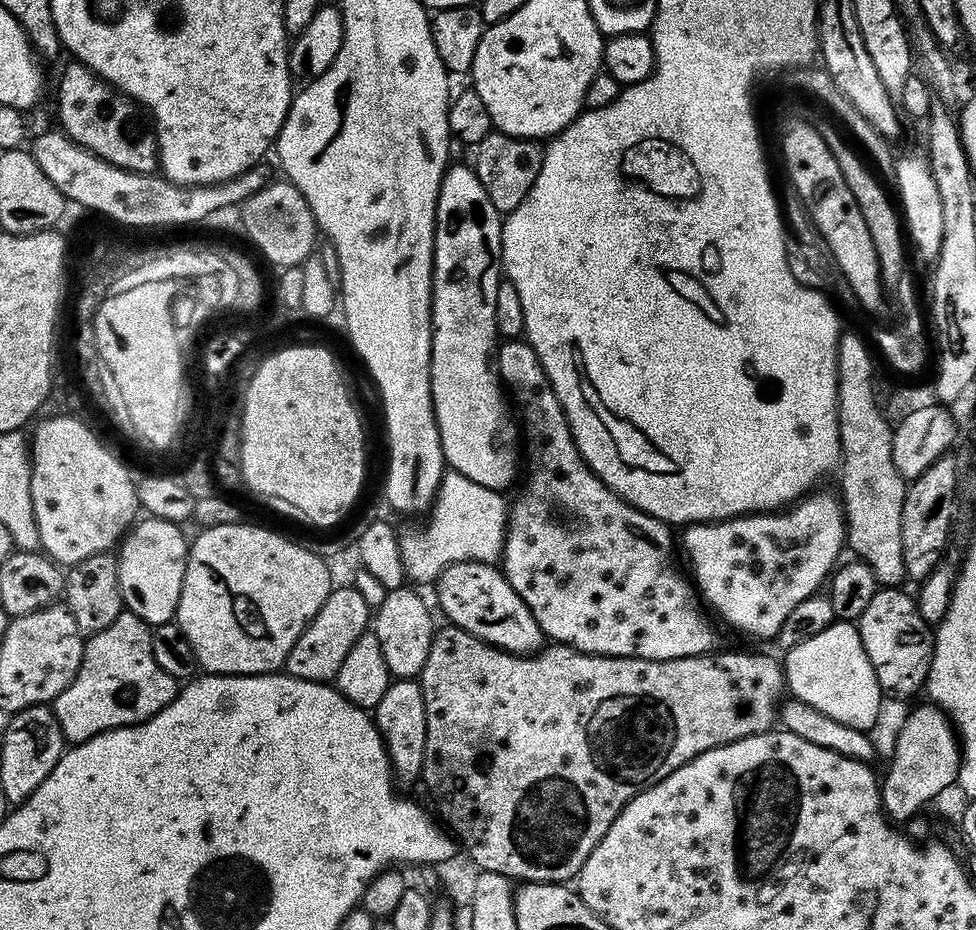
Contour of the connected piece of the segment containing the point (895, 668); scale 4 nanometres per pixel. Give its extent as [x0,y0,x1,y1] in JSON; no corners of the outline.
[858,586,933,698]

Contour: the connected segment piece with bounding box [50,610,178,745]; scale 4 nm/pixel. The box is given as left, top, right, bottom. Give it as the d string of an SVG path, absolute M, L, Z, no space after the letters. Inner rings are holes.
M125 610L106 630L98 630L98 634L85 639L82 662L74 682L50 705L69 745L86 742L111 728L140 724L158 714L158 710L176 697L178 682L158 666L154 646L150 646L151 637L152 628L148 623Z

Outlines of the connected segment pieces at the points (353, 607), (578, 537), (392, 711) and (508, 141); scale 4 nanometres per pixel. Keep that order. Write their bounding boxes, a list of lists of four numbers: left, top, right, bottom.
[[284,587,370,684],[496,339,717,660],[374,679,426,785],[470,131,544,214]]

